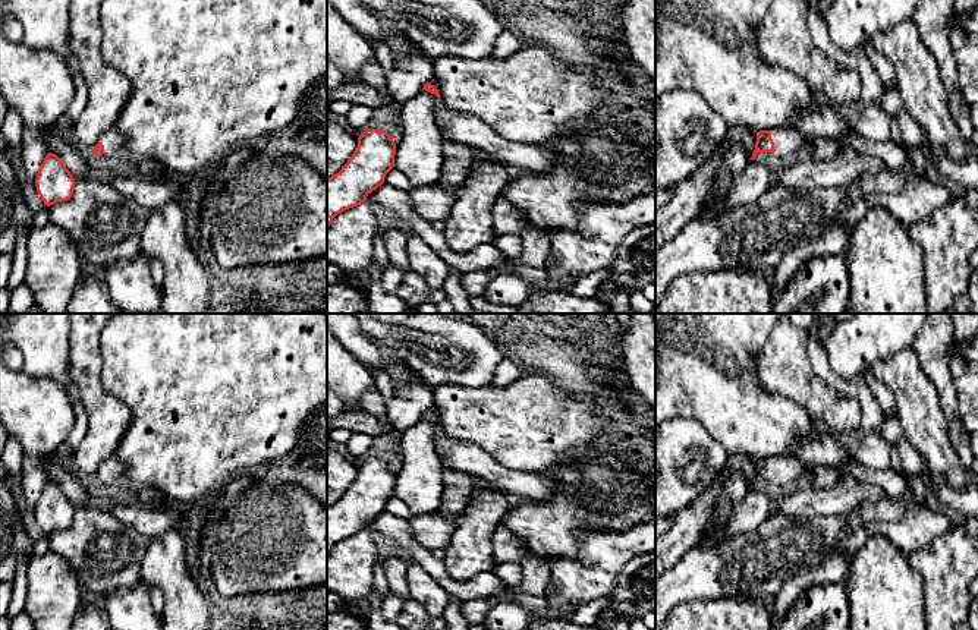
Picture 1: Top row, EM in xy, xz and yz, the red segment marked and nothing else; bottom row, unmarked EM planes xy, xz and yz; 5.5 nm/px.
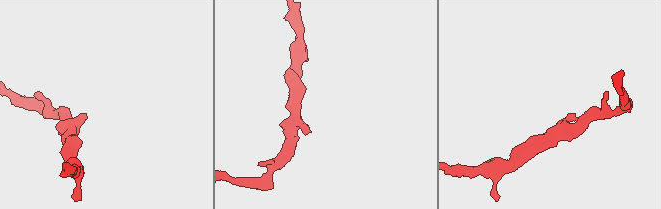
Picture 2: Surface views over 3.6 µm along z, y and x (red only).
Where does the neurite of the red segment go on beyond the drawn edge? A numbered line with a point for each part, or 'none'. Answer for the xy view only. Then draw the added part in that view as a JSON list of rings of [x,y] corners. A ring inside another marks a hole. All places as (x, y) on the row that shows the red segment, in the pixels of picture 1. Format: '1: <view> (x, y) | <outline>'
1: xy (113, 141) | [[[116,126],[103,135],[100,142],[104,145],[104,154],[122,152],[125,147],[125,138]]]

